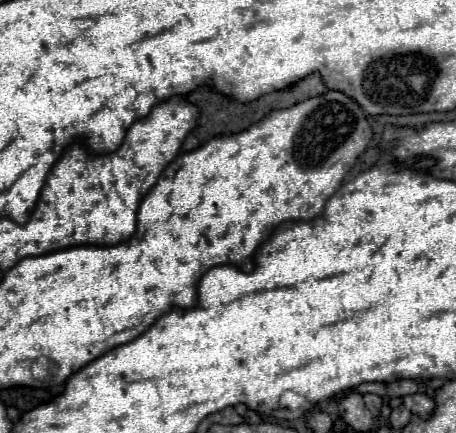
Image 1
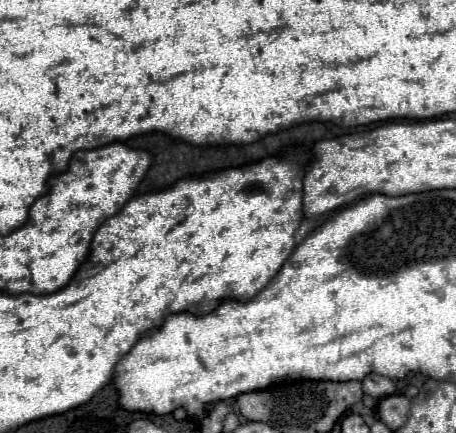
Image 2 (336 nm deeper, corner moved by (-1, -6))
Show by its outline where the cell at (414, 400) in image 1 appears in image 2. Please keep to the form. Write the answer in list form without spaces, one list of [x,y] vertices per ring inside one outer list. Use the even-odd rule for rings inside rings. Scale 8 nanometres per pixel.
[[[373,373],[365,375],[361,385],[363,385],[363,393],[367,393],[367,395],[371,395],[375,399],[381,399],[381,397],[387,397],[387,395],[395,393],[395,381],[393,379],[373,375]]]

